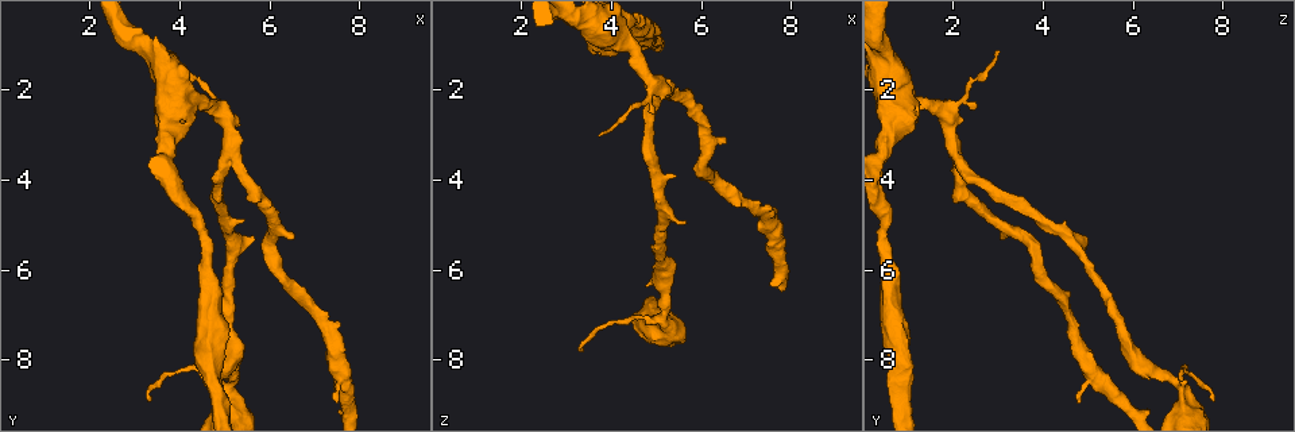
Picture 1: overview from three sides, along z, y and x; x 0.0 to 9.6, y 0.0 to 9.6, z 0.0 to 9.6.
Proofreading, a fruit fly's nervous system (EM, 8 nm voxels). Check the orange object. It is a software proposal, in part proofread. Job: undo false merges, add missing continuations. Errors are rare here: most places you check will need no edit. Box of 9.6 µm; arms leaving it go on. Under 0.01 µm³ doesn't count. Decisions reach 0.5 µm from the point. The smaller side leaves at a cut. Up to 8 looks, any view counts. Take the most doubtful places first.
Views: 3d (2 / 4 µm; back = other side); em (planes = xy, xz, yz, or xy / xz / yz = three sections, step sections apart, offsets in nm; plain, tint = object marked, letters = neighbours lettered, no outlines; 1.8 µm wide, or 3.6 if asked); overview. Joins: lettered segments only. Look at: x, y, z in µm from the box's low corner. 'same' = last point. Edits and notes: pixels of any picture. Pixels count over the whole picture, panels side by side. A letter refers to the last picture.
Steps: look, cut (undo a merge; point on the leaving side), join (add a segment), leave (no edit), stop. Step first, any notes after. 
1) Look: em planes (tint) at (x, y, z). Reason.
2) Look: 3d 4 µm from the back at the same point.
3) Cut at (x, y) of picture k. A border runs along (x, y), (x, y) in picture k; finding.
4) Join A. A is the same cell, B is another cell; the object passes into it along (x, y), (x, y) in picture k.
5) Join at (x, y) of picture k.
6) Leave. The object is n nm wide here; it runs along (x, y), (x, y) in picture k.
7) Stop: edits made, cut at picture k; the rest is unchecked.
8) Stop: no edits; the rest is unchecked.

Look: em planes (tint) at (5.10, 3.40, 2.05). A fork.

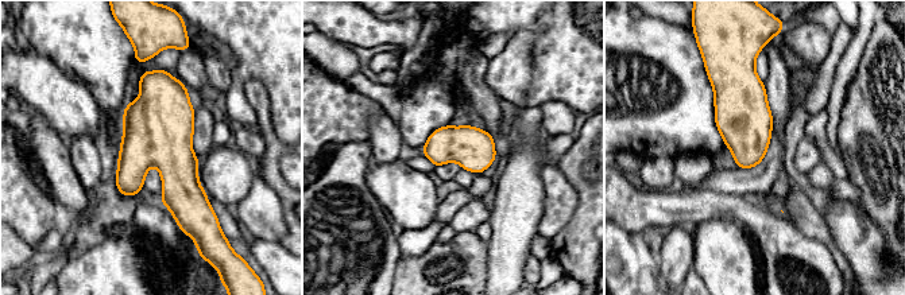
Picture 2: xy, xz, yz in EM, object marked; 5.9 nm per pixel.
Look: em planes (letters) at the same point. See the neighbours.

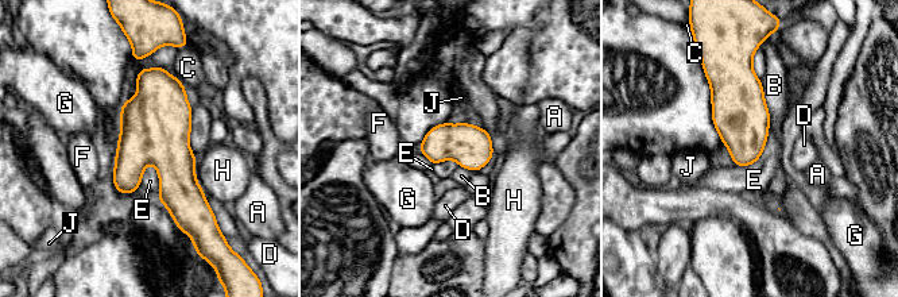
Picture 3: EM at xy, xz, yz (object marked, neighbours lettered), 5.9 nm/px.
Leave. The object is 260 nm wide here; the longest contact is with B, 280 nm; A, B, C, D, E, F, G, H and J are other cells; one cell here.

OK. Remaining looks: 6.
Look: em planes (letters) at (7.55, 9.00, 4.80). Free end.

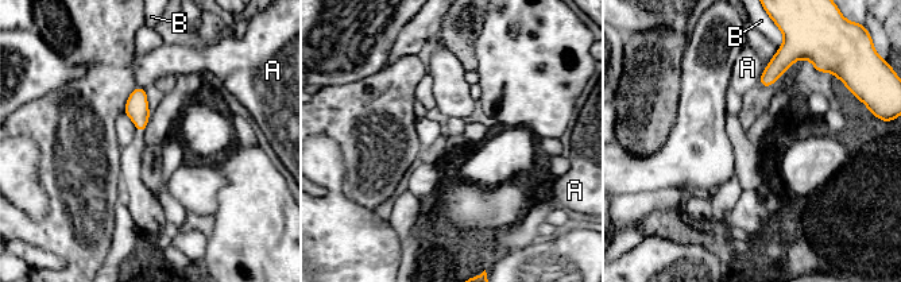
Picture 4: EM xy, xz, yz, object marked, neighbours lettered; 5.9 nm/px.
Leave. A and B are other cells; a border runs along (136, 85), (146, 91) in picture 4; none of them fits.

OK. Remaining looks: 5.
Look: em yz step 16 (letters) at (3.30, 8.90, 7.75). Tapers out.

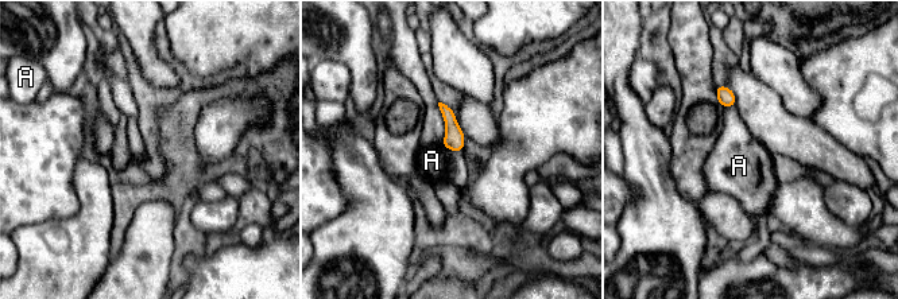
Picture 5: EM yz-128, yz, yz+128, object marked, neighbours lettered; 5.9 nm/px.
Leave. A is another cell; a border runs along (735, 105), (723, 108) in picture 5; none of them fits.

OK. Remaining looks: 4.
Stop: no edits; the rest is unchecked.

